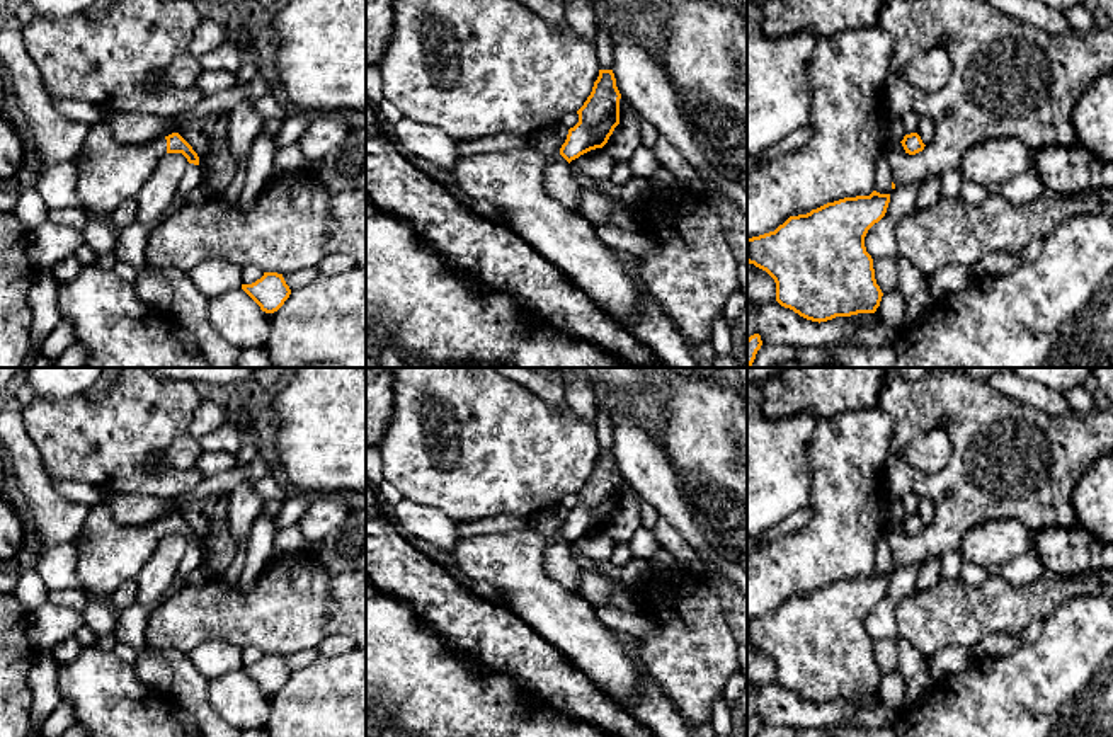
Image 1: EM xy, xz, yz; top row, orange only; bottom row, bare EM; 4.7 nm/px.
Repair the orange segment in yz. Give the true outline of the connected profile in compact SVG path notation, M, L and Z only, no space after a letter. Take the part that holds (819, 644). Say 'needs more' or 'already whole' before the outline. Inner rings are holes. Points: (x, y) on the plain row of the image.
already whole; M890 575L844 579L807 596L790 597L774 613L747 620L747 643L766 652L776 664L776 683L812 703L875 694L882 671L865 618L888 589Z

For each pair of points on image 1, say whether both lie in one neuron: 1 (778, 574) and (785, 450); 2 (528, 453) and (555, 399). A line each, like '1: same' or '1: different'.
1: different
2: different

